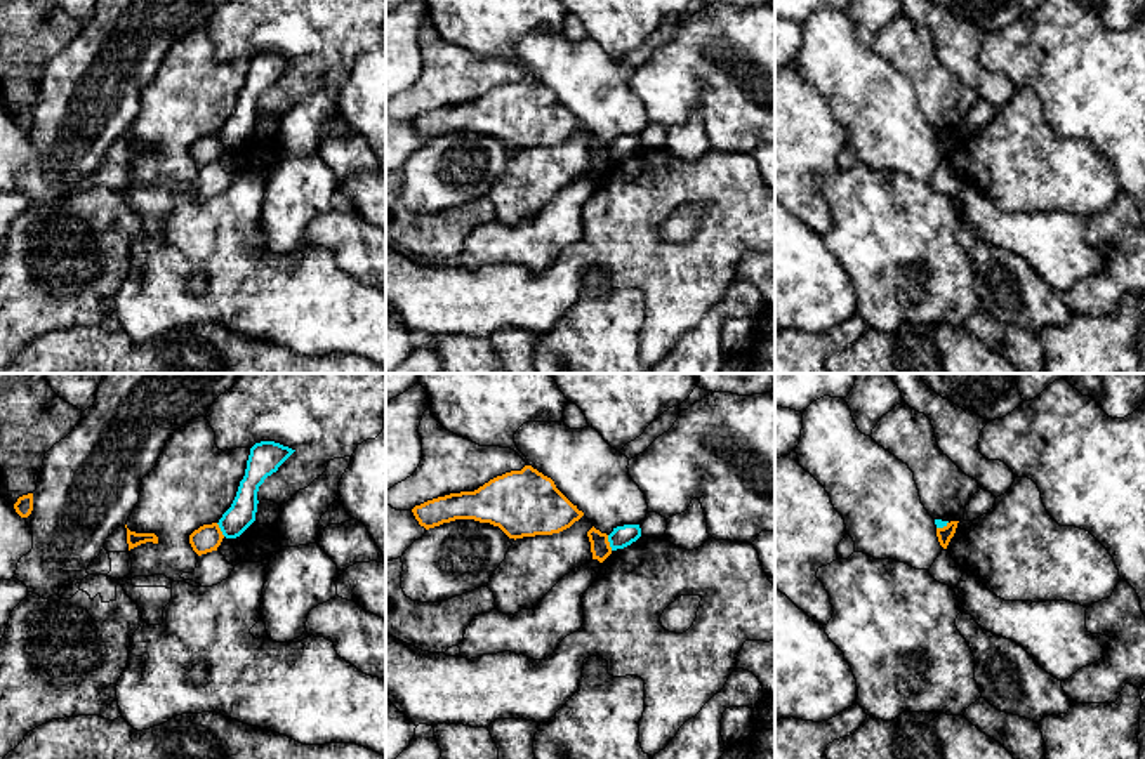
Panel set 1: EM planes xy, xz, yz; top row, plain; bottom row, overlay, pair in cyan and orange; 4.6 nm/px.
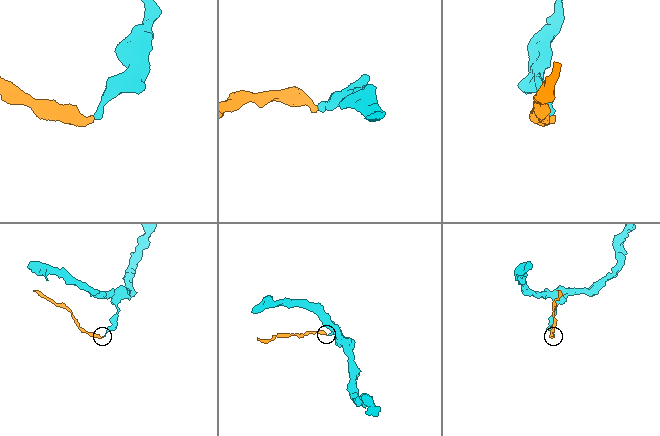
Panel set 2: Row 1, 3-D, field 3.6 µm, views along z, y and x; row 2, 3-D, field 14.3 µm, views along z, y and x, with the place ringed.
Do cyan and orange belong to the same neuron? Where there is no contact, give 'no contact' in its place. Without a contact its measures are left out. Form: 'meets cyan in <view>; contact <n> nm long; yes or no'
meets cyan in xz; contact 80 nm long; no

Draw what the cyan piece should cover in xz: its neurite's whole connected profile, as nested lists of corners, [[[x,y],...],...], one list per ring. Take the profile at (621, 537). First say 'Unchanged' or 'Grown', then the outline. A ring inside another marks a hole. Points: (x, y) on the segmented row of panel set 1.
Unchanged. [[[624,525],[613,528],[613,531],[608,535],[608,542],[612,551],[624,549],[636,542],[641,537],[639,525]]]

